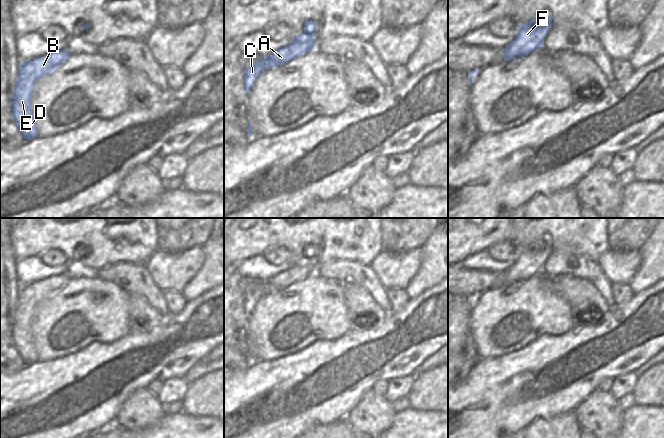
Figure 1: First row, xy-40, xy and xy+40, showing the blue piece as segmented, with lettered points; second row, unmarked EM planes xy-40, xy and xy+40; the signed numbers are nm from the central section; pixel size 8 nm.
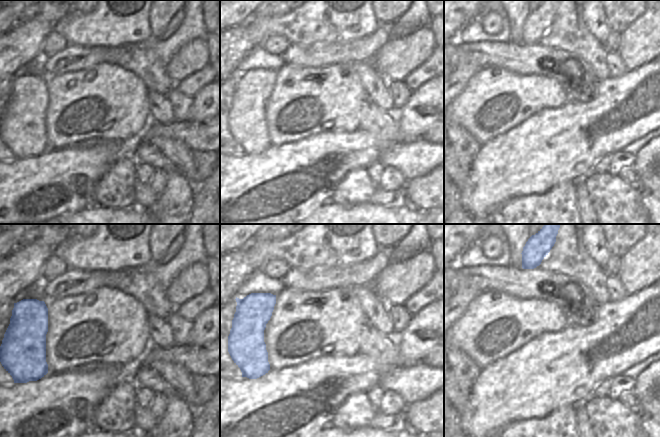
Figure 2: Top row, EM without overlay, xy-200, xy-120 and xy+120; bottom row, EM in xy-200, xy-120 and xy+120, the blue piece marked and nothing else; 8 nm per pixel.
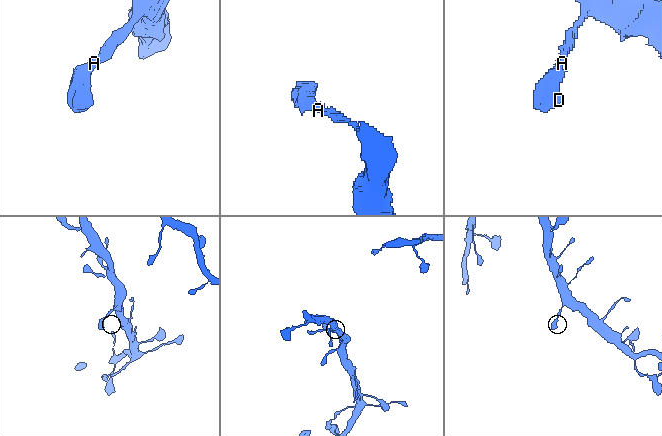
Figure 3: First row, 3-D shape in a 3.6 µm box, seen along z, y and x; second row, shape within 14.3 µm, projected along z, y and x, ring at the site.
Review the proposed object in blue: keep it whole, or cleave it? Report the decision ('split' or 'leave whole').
leave whole

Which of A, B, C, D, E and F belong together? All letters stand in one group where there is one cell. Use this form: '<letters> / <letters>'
A B C D E F

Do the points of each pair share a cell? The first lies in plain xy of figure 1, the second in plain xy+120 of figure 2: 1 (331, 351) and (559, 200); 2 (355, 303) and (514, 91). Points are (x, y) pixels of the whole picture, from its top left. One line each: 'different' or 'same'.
1: different
2: different

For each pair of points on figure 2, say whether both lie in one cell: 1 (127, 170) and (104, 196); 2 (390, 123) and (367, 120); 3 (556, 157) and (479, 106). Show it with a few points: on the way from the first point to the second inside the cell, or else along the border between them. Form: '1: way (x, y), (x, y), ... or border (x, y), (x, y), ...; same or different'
1: way (121, 176), (119, 181), (110, 190); same
2: way (384, 123), (373, 120); same
3: border (532, 115), (506, 132), (491, 139); different

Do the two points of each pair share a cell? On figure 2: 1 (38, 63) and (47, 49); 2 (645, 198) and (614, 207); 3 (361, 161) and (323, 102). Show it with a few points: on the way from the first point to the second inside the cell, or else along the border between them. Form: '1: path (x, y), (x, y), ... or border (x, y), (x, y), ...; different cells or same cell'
1: border (41, 53), (45, 57); different cells
2: border (641, 191), (640, 202), (648, 213); different cells
3: border (359, 126), (350, 132), (319, 133); different cells

